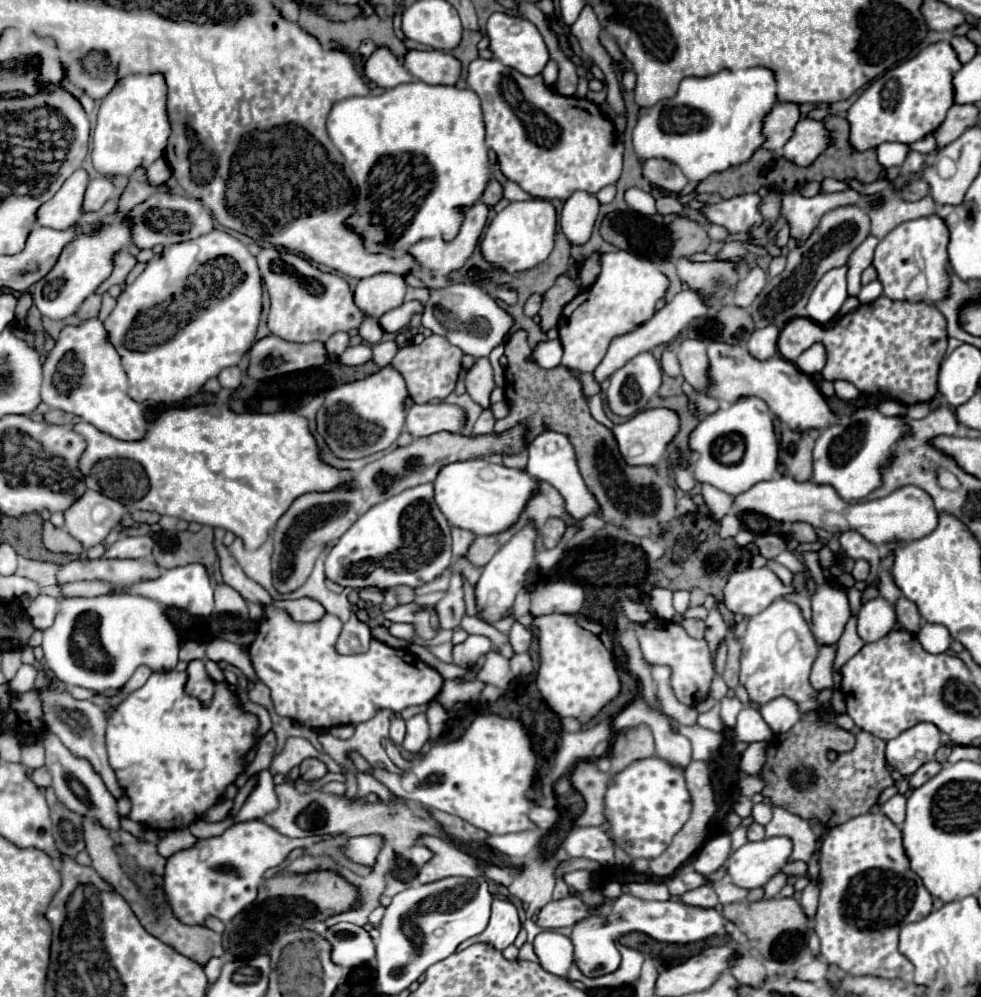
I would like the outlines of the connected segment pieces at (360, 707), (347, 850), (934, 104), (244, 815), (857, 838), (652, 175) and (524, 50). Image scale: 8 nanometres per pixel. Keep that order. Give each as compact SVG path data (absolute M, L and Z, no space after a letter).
M263 607L263 619L249 657L259 679L271 689L275 711L299 725L331 729L335 725L357 725L369 721L379 709L399 713L411 705L427 705L441 691L443 677L417 655L393 649L371 639L369 651L361 655L339 655L335 643L341 621L325 613L319 621L297 623L279 607Z
M377 833L361 835L361 837L349 837L345 847L343 847L343 853L353 863L359 863L359 865L365 865L365 867L373 867L379 851L383 849L383 843L385 843L385 839L381 835L377 835Z
M939 41L923 49L917 57L877 77L847 111L853 147L857 151L867 151L885 141L915 143L933 133L953 105L951 81L959 69L961 63L953 47L949 47L947 41Z
M263 769L259 773L257 787L251 791L245 805L235 813L233 823L259 819L259 817L263 817L263 815L267 815L269 811L275 811L275 809L277 809L277 795L275 795L273 775L271 775L269 769Z
M865 813L865 815L859 815L857 819L849 819L847 823L843 825L837 825L833 829L827 831L823 843L821 843L821 857L819 857L819 887L821 887L821 897L819 897L819 907L817 907L817 913L815 913L815 921L813 921L813 929L815 933L819 935L821 939L821 955L825 957L825 961L829 965L835 965L837 969L845 971L847 975L877 975L877 977L885 977L885 979L909 979L911 973L913 973L913 965L911 961L899 953L897 949L897 941L899 941L899 931L903 925L907 923L915 923L915 921L921 921L925 915L931 913L933 909L933 897L931 893L925 889L925 885L921 883L921 879L909 869L909 859L905 855L905 849L903 849L903 843L901 843L901 829L883 813Z
M649 159L643 165L643 177L657 189L665 189L669 193L677 193L687 185L683 171L665 161L665 159Z
M491 13L485 27L489 35L489 51L505 65L521 71L523 75L537 75L543 71L545 63L549 61L547 45L537 31L537 27L521 15L507 15L507 13Z

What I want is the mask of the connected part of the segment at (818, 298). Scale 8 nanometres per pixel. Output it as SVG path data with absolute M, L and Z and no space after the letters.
M837 267L821 277L821 281L815 285L809 303L807 303L807 317L819 325L825 325L831 321L843 301L847 299L847 279L845 279L847 267Z

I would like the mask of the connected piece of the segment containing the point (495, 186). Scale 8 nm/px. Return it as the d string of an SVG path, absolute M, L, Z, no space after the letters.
M491 179L491 181L489 181L489 187L485 189L485 195L481 197L481 201L483 201L487 207L493 207L493 205L497 205L501 199L503 199L503 187L501 187L499 181Z

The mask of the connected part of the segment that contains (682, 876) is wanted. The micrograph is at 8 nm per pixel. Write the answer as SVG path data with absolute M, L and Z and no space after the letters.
M683 865L679 867L669 879L667 879L667 887L669 887L669 893L671 897L679 897L683 895L685 891L691 891L699 885L705 885L705 877L703 875L697 875L697 871L693 871L691 865Z

